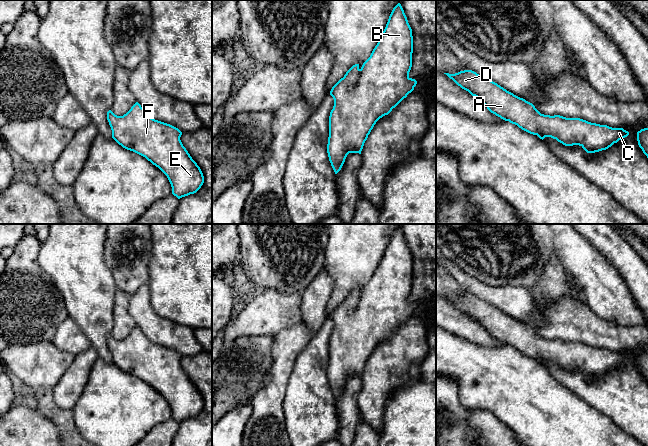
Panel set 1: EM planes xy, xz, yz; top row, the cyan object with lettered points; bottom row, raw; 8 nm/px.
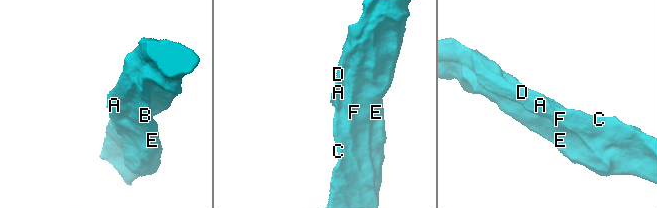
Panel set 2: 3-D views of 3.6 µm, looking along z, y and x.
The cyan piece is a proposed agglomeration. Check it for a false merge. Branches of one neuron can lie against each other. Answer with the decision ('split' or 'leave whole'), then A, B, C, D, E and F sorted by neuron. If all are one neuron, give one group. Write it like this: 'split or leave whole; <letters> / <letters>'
leave whole; A B C D E F

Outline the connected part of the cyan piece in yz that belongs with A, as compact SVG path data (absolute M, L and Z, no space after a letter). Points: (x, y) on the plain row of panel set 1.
M472 294L444 298L477 321L491 337L542 364L551 361L565 370L579 369L587 377L595 377L608 373L629 359L623 352L612 352L580 342L541 338L532 327Z

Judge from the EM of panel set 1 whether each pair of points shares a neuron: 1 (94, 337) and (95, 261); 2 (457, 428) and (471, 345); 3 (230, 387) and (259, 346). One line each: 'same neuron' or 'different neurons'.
1: same neuron
2: different neurons
3: same neuron

